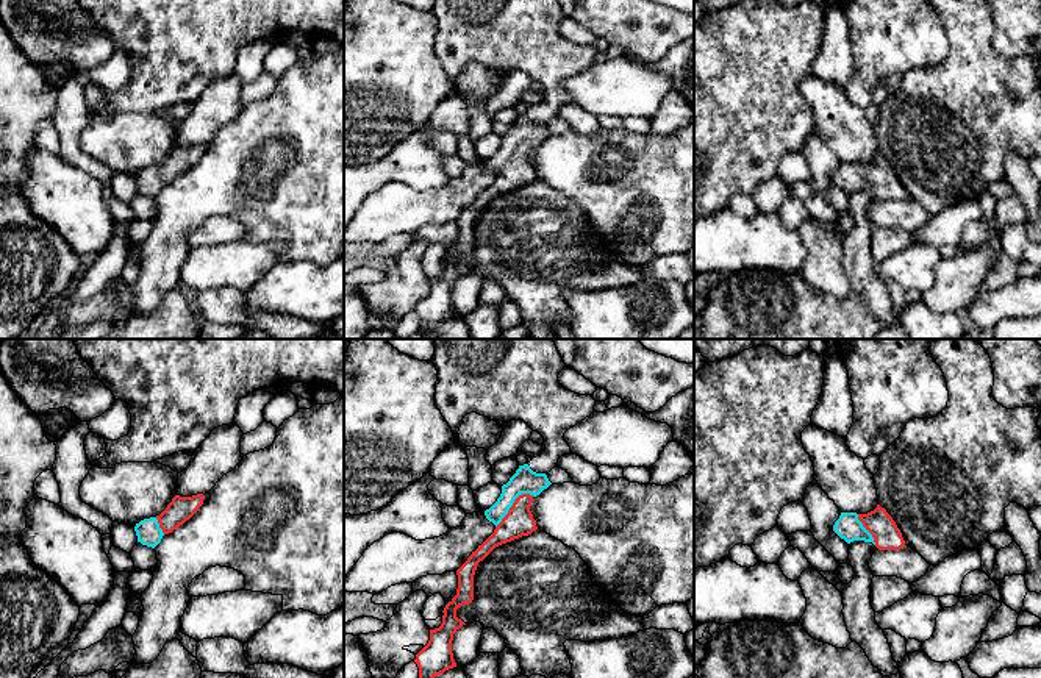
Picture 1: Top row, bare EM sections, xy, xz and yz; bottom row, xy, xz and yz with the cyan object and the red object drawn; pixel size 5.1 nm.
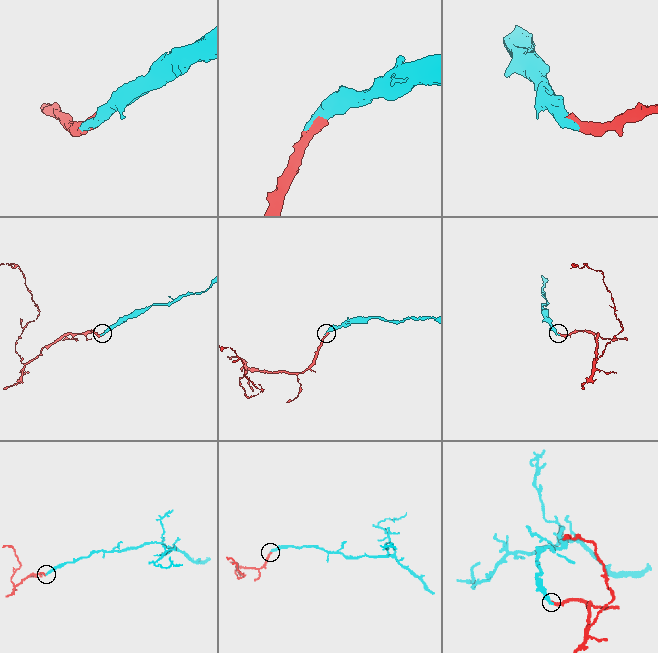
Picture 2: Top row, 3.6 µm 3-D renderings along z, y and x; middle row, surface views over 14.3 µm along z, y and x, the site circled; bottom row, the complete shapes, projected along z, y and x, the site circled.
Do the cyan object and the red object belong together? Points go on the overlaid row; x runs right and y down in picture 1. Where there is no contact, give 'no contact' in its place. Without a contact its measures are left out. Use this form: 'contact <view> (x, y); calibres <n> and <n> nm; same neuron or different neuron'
contact xz (511, 505); calibres 130 and 150 nm; same neuron

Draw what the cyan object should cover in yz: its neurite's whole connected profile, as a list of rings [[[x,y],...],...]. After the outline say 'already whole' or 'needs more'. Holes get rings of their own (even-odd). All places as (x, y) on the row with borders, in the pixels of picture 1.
[[[880,505],[868,514],[841,512],[833,531],[847,544],[864,541],[872,542],[878,550],[900,550],[905,547],[900,530]]]; needs more

